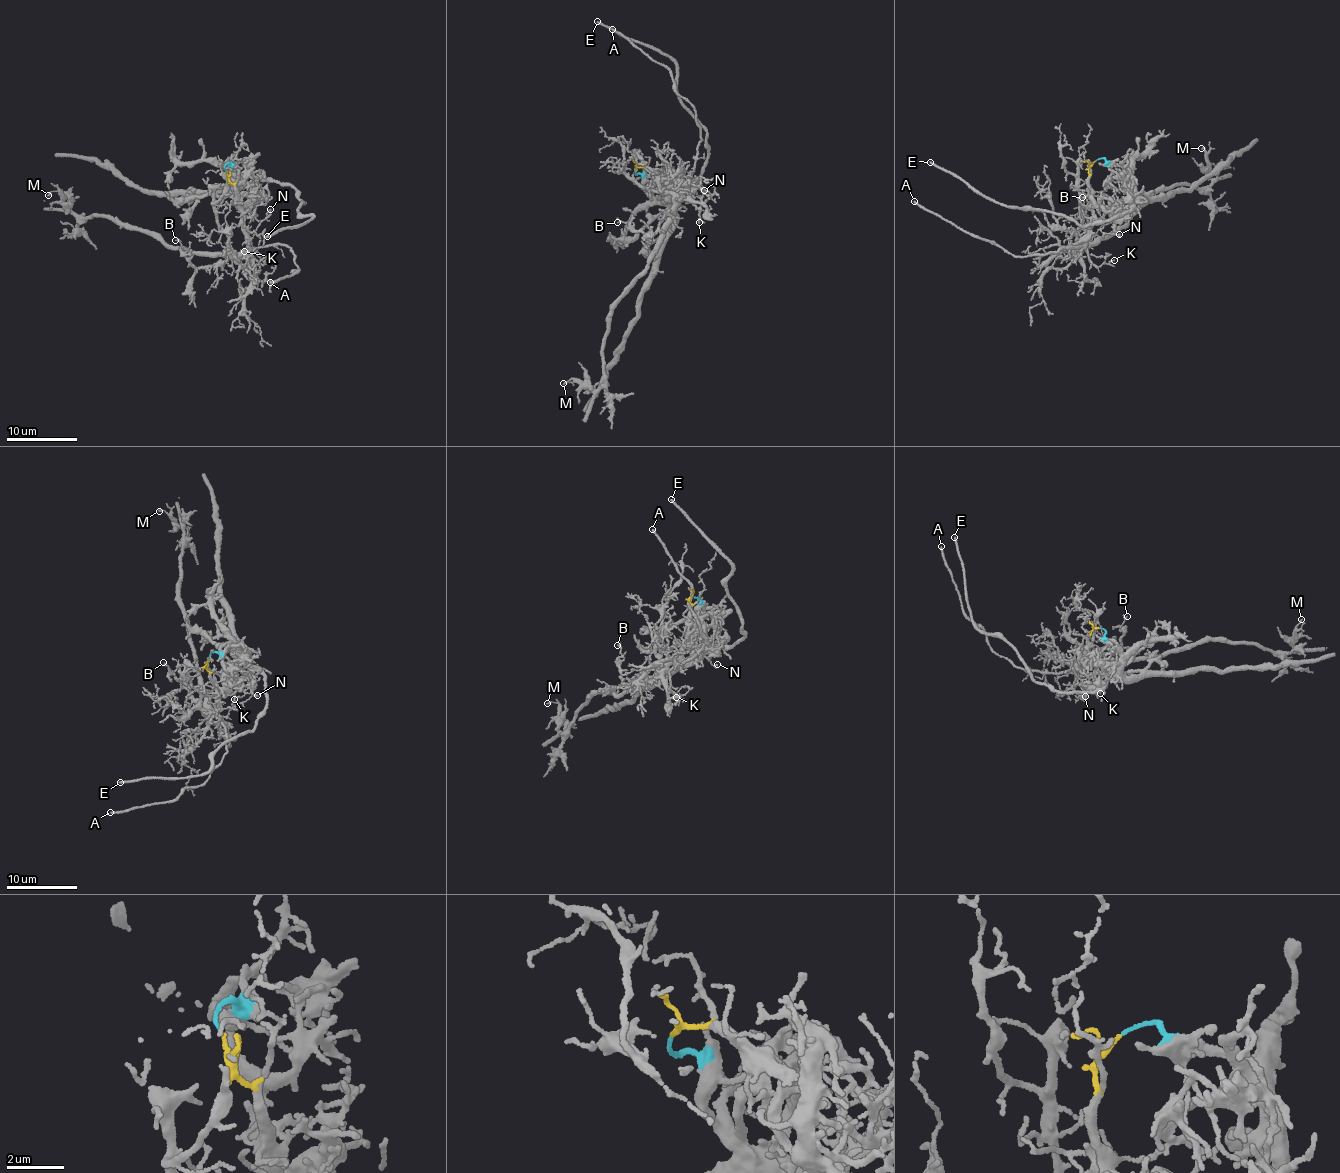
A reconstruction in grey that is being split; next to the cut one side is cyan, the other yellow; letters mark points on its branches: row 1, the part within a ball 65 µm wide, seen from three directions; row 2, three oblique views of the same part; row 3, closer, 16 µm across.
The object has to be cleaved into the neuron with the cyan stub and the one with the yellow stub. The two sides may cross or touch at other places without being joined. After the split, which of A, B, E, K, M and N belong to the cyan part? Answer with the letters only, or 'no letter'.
E

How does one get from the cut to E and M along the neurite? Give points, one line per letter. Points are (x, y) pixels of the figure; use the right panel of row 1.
E: (1095, 160), (1104, 158), (1108, 177), (1131, 207), (1080, 226), (981, 195), (929, 161)
M: (1094, 160), (1091, 227), (1079, 242), (1086, 243), (1125, 225), (1152, 194), (1175, 185), (1208, 186), (1201, 148)

